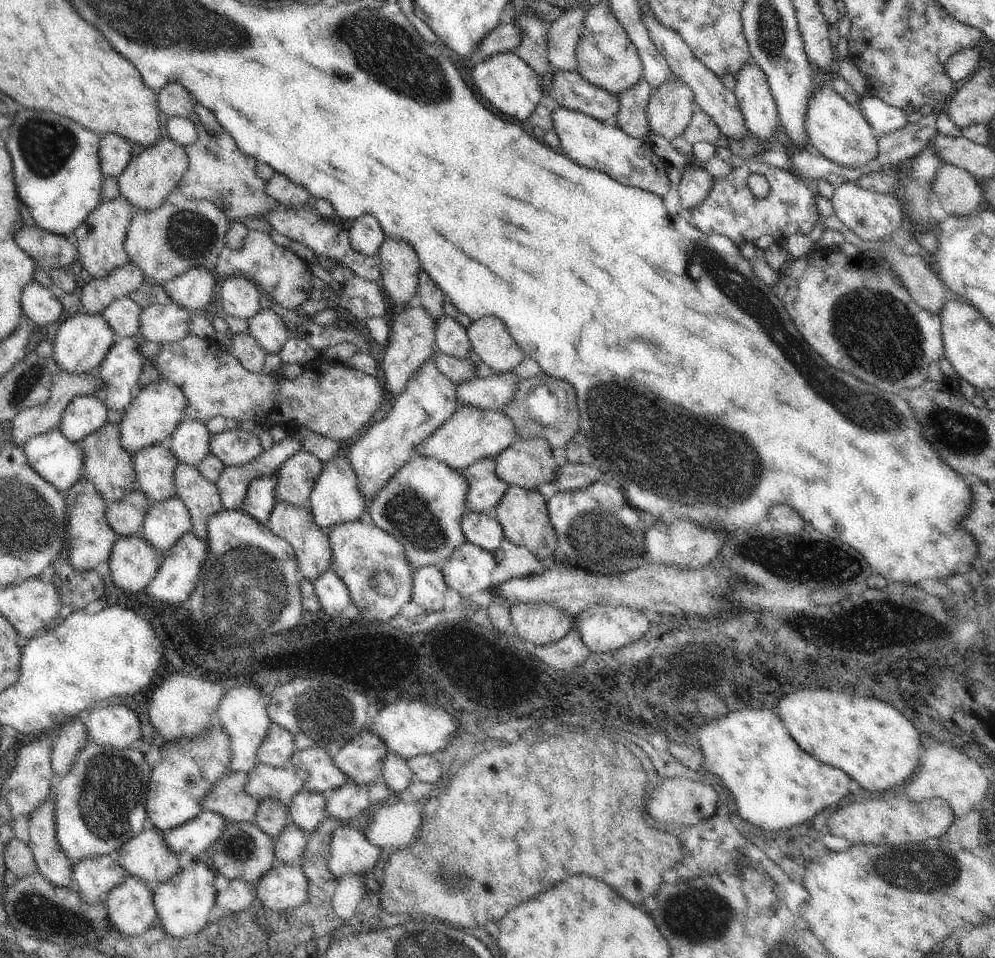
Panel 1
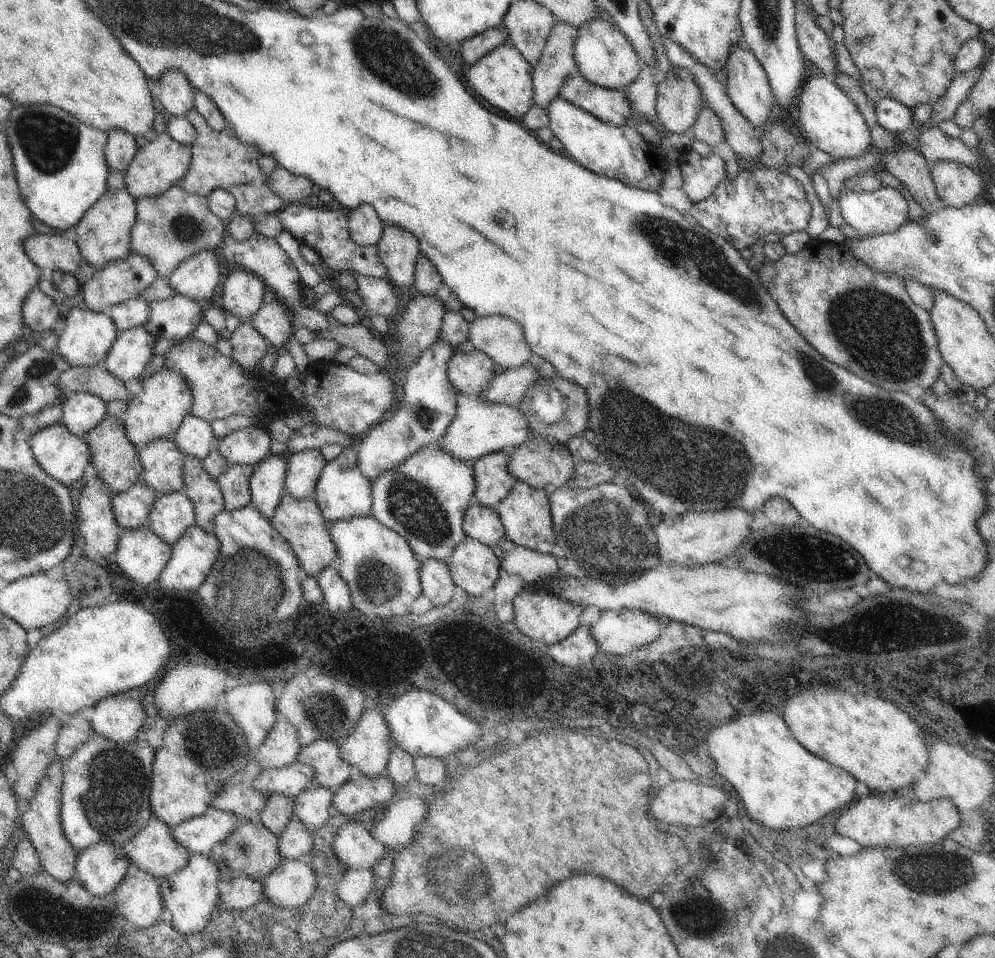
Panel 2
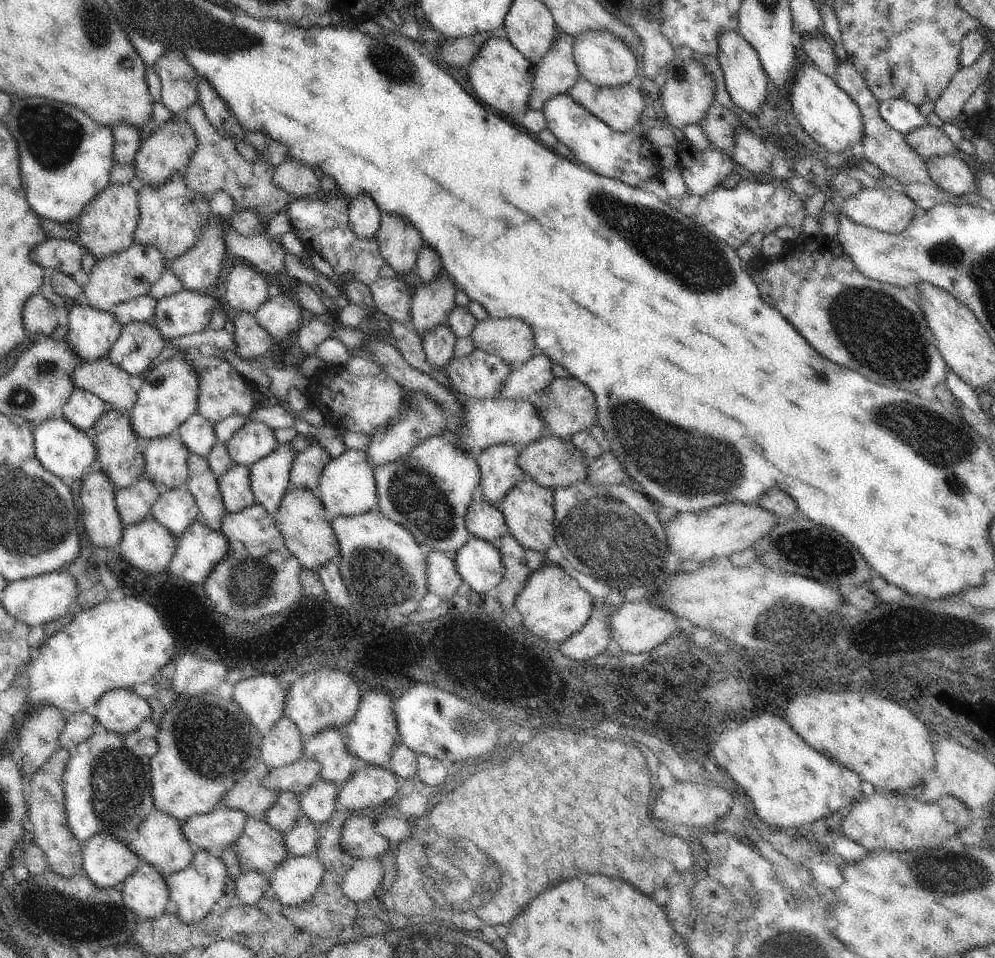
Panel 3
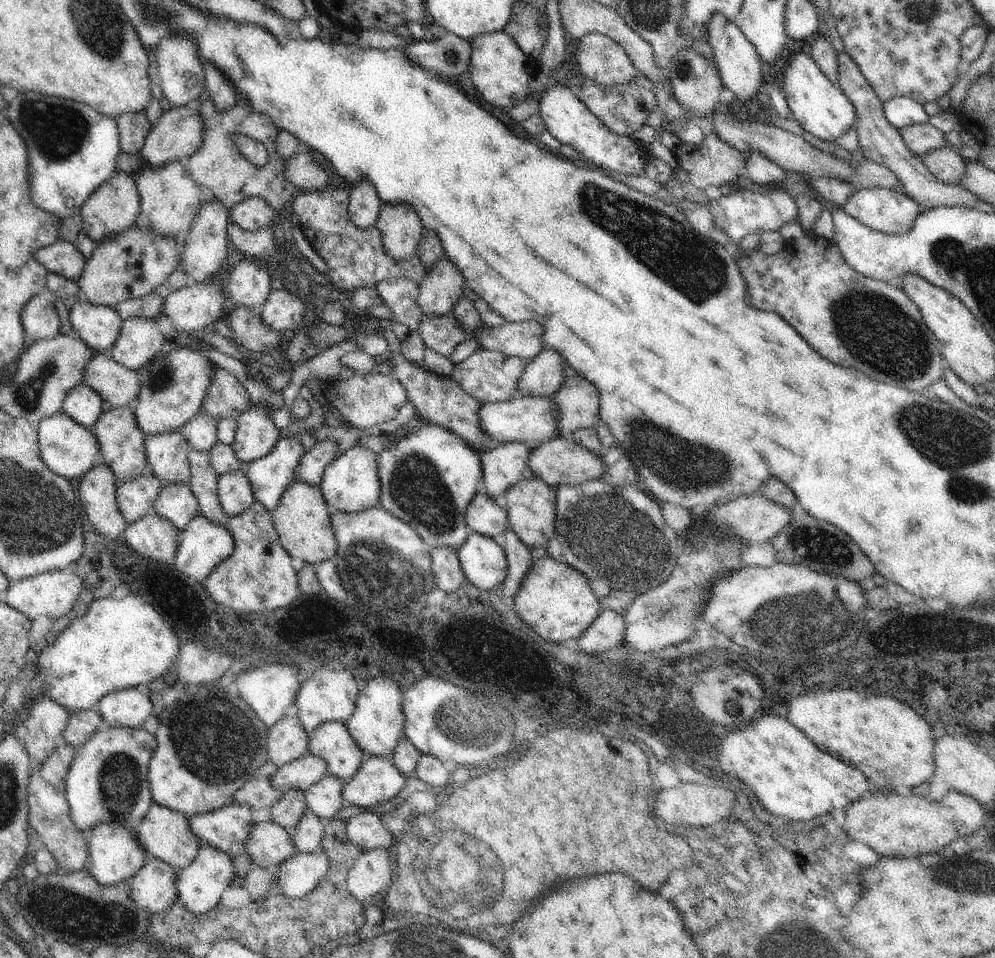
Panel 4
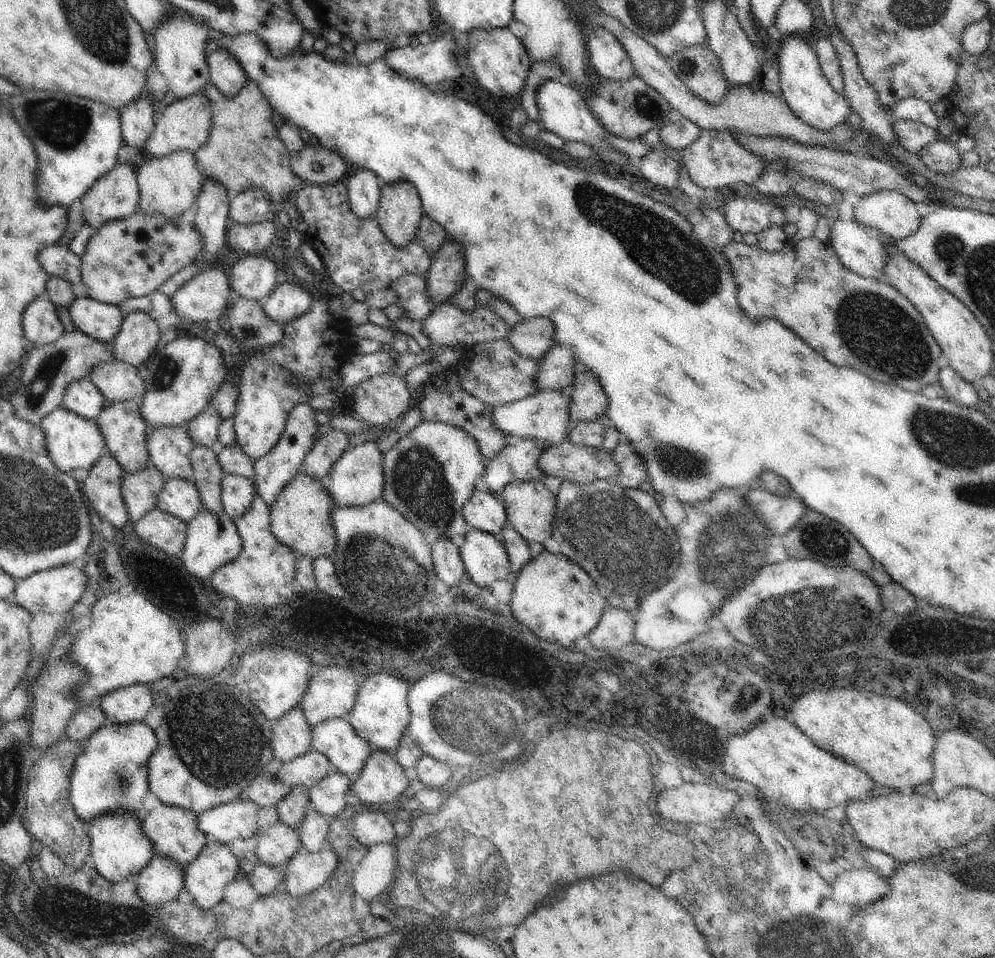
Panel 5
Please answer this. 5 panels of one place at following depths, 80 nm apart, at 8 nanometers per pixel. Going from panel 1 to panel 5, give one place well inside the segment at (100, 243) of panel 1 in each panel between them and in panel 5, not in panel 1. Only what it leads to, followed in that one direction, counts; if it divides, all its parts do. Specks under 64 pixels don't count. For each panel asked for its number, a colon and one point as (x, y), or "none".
2: (103, 234)
3: (107, 224)
4: (114, 206)
5: (115, 195)

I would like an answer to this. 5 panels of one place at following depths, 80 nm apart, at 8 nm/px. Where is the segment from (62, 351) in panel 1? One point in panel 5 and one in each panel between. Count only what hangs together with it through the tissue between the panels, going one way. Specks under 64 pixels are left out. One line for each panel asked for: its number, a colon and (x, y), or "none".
2: (85, 337)
3: (92, 333)
4: (99, 326)
5: (102, 321)

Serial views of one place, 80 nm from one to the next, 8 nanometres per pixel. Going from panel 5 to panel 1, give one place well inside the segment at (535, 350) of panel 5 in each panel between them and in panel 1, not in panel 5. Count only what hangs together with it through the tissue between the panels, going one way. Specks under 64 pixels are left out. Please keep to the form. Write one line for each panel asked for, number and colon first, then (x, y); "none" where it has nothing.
1: (490, 339)
2: (503, 340)
3: (512, 340)
4: (524, 340)

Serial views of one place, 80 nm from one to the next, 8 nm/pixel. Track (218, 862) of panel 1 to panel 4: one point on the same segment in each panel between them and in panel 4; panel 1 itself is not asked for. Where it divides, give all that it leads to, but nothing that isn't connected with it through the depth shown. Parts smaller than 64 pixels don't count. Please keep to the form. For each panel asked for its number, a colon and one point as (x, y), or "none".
2: (252, 850)
3: (261, 849)
4: (269, 845)

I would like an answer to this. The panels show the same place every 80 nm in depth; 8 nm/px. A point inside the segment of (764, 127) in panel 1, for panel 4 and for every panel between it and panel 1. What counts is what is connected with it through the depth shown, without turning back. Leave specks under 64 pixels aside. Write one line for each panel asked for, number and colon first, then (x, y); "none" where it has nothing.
2: (748, 88)
3: (745, 81)
4: (738, 61)

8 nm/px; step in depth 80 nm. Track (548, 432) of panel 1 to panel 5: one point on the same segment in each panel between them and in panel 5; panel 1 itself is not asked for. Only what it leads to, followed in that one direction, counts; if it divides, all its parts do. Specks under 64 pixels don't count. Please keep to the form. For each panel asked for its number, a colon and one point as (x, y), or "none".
2: (556, 407)
3: (568, 406)
4: (578, 400)
5: (589, 400)

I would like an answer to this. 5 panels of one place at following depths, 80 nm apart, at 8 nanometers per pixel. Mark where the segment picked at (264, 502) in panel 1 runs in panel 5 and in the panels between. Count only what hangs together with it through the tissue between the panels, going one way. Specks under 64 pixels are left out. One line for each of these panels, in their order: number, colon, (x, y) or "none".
2: (267, 487)
3: (269, 477)
4: (270, 476)
5: (280, 465)

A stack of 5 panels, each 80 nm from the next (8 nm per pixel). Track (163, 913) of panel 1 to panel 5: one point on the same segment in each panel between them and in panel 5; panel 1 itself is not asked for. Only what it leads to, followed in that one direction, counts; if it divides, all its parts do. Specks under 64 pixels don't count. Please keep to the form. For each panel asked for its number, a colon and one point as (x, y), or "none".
2: (189, 896)
3: (194, 890)
4: (200, 884)
5: (207, 875)

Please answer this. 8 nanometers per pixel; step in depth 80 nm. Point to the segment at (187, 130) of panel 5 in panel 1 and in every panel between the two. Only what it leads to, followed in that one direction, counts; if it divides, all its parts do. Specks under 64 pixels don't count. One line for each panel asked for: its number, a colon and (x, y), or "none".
1: (149, 178)
2: (161, 164)
3: (168, 150)
4: (179, 133)

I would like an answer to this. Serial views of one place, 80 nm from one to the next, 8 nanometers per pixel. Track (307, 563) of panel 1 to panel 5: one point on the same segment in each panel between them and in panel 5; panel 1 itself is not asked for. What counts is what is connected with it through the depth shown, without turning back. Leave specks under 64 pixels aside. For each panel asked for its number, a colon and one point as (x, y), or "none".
2: (299, 521)
3: (300, 517)
4: (302, 522)
5: (301, 517)

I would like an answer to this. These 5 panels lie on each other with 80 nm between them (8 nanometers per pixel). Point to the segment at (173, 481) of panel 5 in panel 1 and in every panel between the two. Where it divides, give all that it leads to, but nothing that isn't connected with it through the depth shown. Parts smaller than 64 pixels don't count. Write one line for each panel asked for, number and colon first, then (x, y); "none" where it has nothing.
1: (166, 521)
2: (171, 515)
3: (176, 509)
4: (176, 502)

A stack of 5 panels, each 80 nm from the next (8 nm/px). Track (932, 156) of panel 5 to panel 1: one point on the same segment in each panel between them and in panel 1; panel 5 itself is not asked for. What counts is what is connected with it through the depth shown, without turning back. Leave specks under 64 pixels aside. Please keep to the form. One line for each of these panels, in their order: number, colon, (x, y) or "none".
1: (959, 191)
2: (957, 185)
3: (952, 174)
4: (945, 162)

